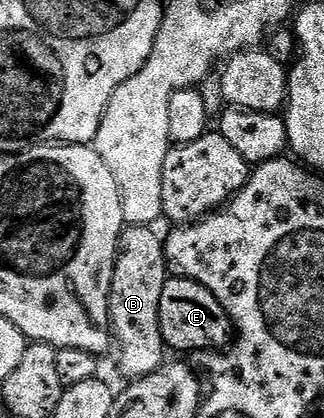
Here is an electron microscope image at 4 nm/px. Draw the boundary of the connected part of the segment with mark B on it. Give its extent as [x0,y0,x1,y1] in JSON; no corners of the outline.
[108,227,169,379]

